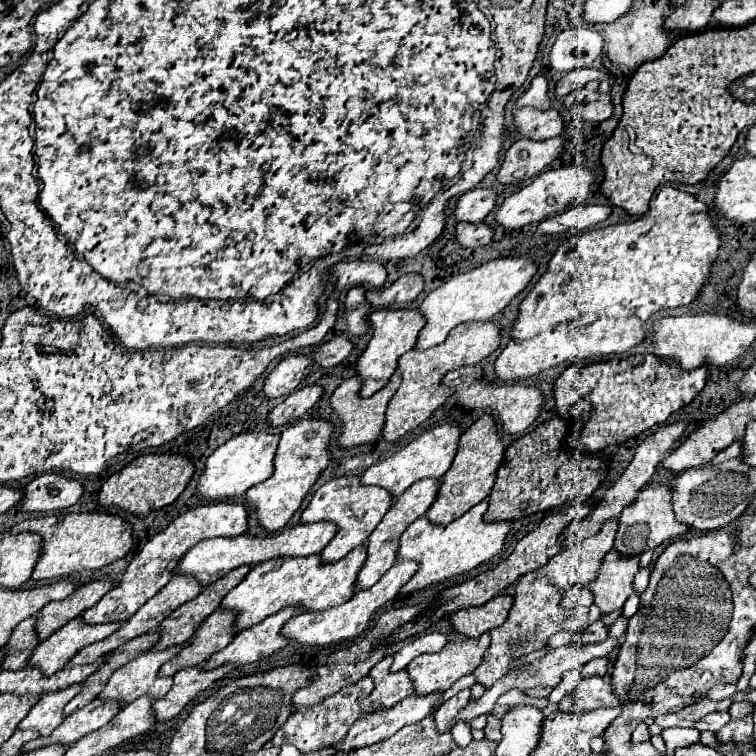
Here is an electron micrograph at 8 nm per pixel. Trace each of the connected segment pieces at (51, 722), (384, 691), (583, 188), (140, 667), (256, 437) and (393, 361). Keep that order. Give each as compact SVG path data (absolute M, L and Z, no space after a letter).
M71 685L55 693L45 693L17 729L35 729L41 735L51 735L65 719L63 707L73 699L73 695L81 693L81 687L83 685Z
M385 657L383 661L379 661L369 675L375 681L375 689L373 693L361 703L361 711L363 713L371 713L375 709L389 709L395 703L399 703L401 699L413 695L413 683L409 681L407 669L399 671L399 673L389 673L391 667L391 657Z
M563 165L559 169L549 169L541 173L531 185L513 193L503 201L497 211L497 223L505 229L521 229L531 223L539 223L555 213L567 209L573 201L585 201L589 195L589 187L593 183L593 173L581 165Z
M177 645L177 647L163 649L163 651L147 651L139 655L135 661L117 669L111 675L99 699L105 699L105 701L115 699L127 705L143 695L149 695L151 699L165 697L169 689L173 687L173 679L159 677L159 669L163 663L173 659L181 649L183 645Z
M243 433L229 439L209 455L207 469L199 479L197 491L209 501L241 497L249 487L263 483L267 475L273 473L273 457L277 451L277 443L279 435L273 433Z
M381 309L371 313L371 323L375 327L373 337L357 361L357 371L363 377L363 397L371 397L389 383L391 375L397 371L399 357L415 347L417 335L425 325L425 317L419 313L419 309Z

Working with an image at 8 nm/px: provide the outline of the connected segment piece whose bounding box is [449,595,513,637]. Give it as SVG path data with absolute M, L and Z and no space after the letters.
M497 595L491 601L487 601L485 605L461 609L449 617L451 627L455 633L459 633L463 637L483 635L485 631L499 627L507 619L511 603L513 603L513 597Z

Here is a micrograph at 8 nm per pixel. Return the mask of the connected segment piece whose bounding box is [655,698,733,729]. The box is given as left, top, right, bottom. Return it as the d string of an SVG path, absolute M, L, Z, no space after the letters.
M725 698L723 701L699 701L695 705L689 705L681 711L675 711L675 713L667 713L667 715L659 715L655 719L655 723L661 725L661 729L667 729L667 727L693 727L695 721L699 721L705 713L711 713L711 711L729 711L729 707L733 705L733 699Z

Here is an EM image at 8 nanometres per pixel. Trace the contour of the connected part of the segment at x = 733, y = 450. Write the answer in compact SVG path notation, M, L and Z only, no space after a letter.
M735 441L733 445L729 445L727 449L723 449L711 463L713 465L719 465L719 463L723 463L723 461L729 461L729 459L737 459L741 455L741 443L739 441Z

